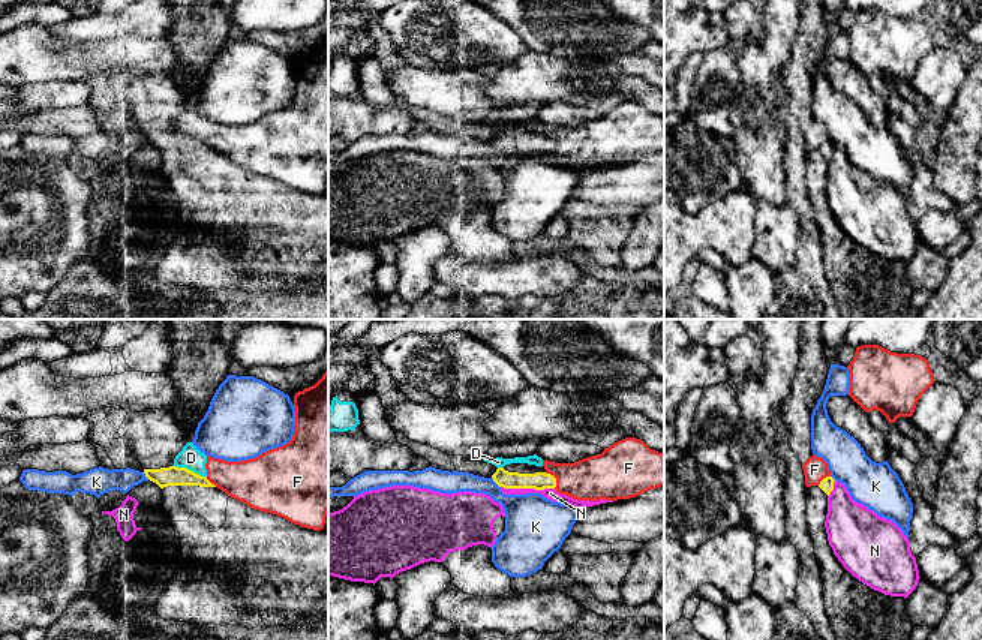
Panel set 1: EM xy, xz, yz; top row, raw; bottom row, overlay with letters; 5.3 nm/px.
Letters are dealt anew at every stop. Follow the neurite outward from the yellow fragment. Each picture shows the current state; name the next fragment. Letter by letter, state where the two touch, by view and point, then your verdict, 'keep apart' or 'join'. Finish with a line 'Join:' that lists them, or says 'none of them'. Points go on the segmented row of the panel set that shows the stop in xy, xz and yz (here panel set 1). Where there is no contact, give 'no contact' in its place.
D: xy (188, 469) | keep apart
F: xz (555, 478) | keep apart
K: xz (495, 481) | keep apart
N: xz (528, 487) | keep apart
Join: none of them

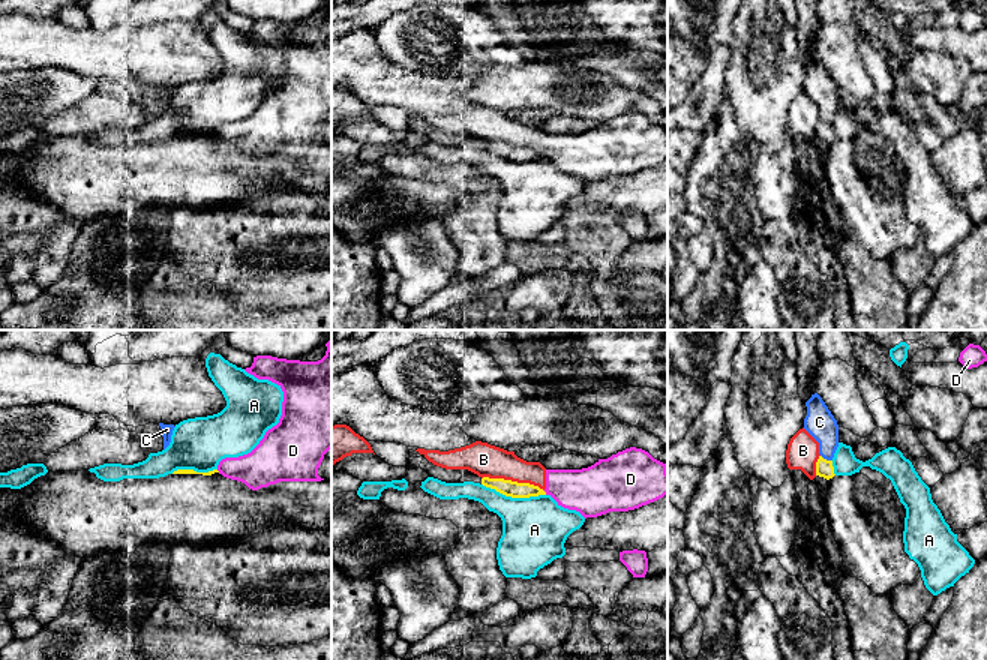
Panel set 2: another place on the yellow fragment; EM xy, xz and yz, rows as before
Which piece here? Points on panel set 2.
A: xz (513, 497) | keep apart
B: xz (513, 482) | keep apart
C: yz (825, 459) | join
D: xz (545, 492) | keep apart
Join: C

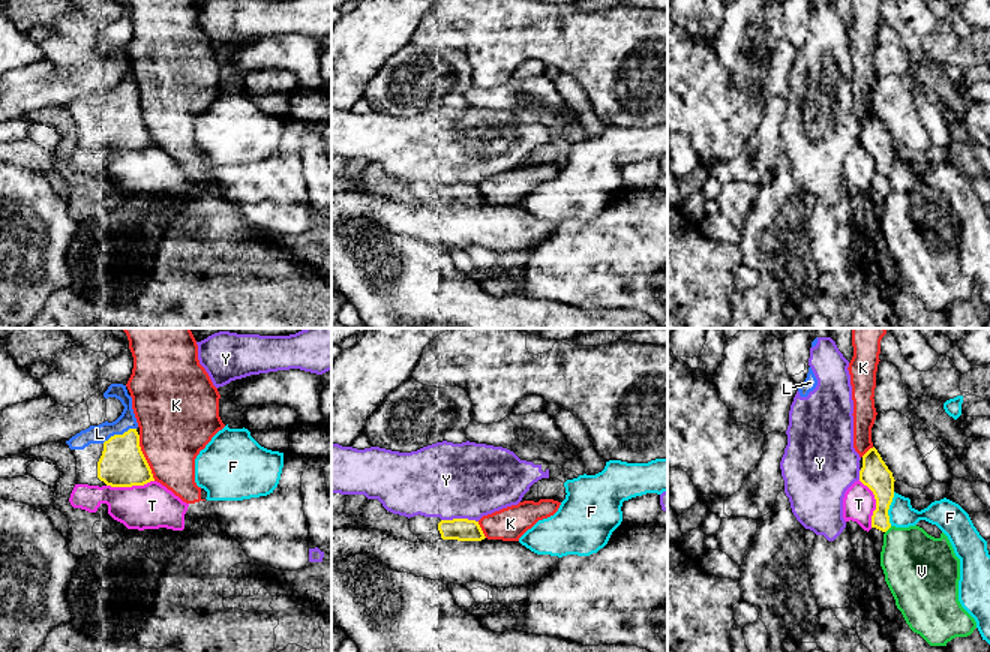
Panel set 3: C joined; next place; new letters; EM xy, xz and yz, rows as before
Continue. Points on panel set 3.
F: yz (888, 508) | keep apart
K: xy (144, 457) | keep apart
L: xy (119, 435) | join
T: yz (876, 502) | keep apart
V: yz (888, 528) | keep apart
Y: xz (459, 519) | keep apart
Join: L

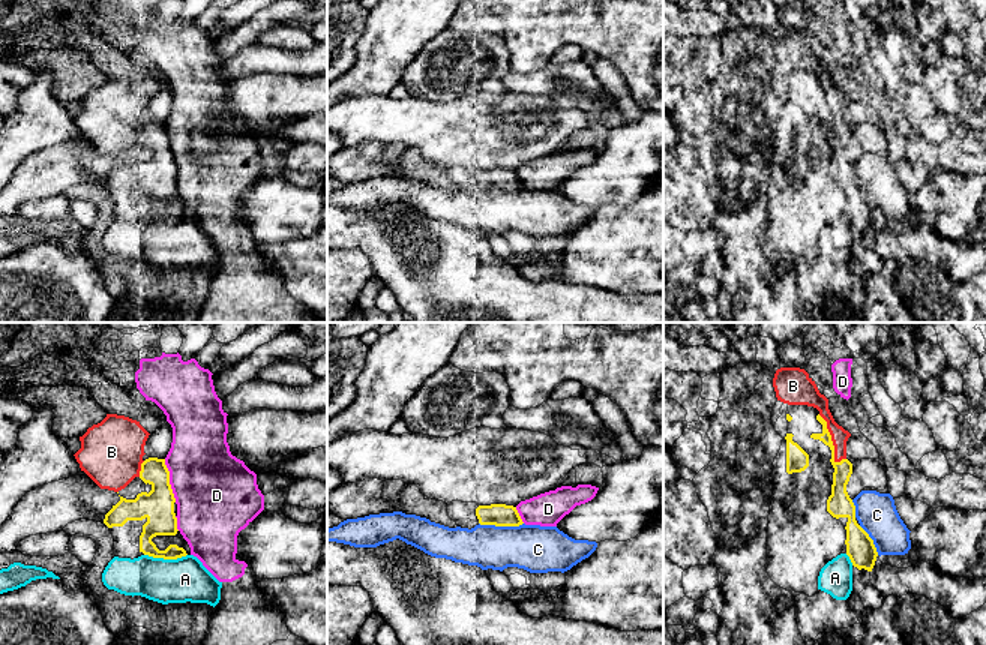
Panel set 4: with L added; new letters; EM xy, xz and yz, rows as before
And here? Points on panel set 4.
A: xy (165, 558) | keep apart
B: yz (832, 443) | join
C: xz (502, 525) | keep apart
D: xy (168, 480) | keep apart
Join: B

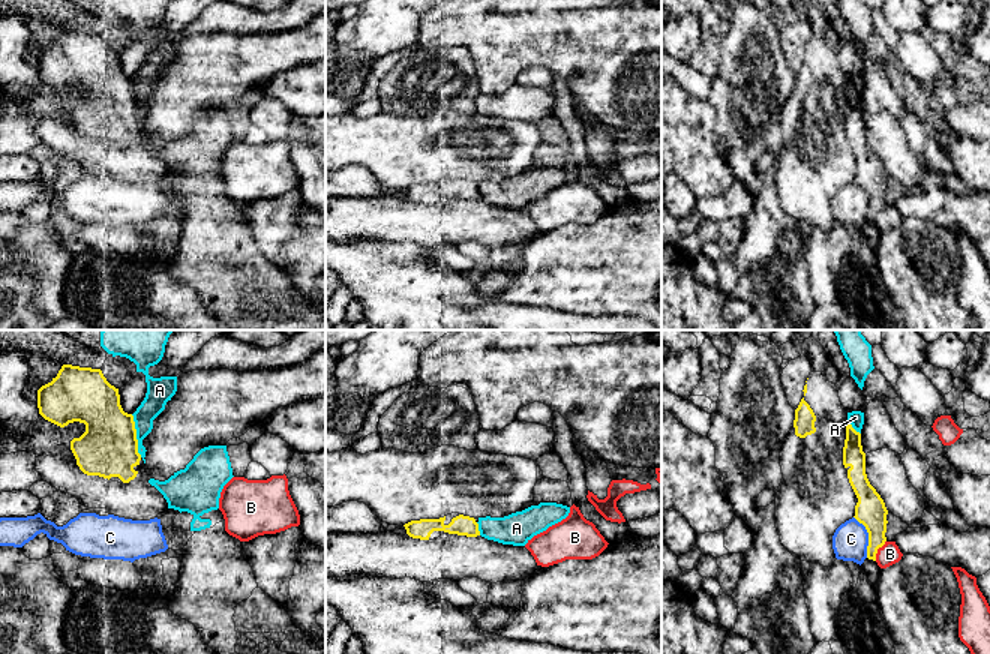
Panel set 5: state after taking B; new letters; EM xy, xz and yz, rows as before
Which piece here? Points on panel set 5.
A: xy (135, 435) | keep apart
B: yz (876, 551) | keep apart
C: yz (869, 537) | keep apart
Join: none of them

